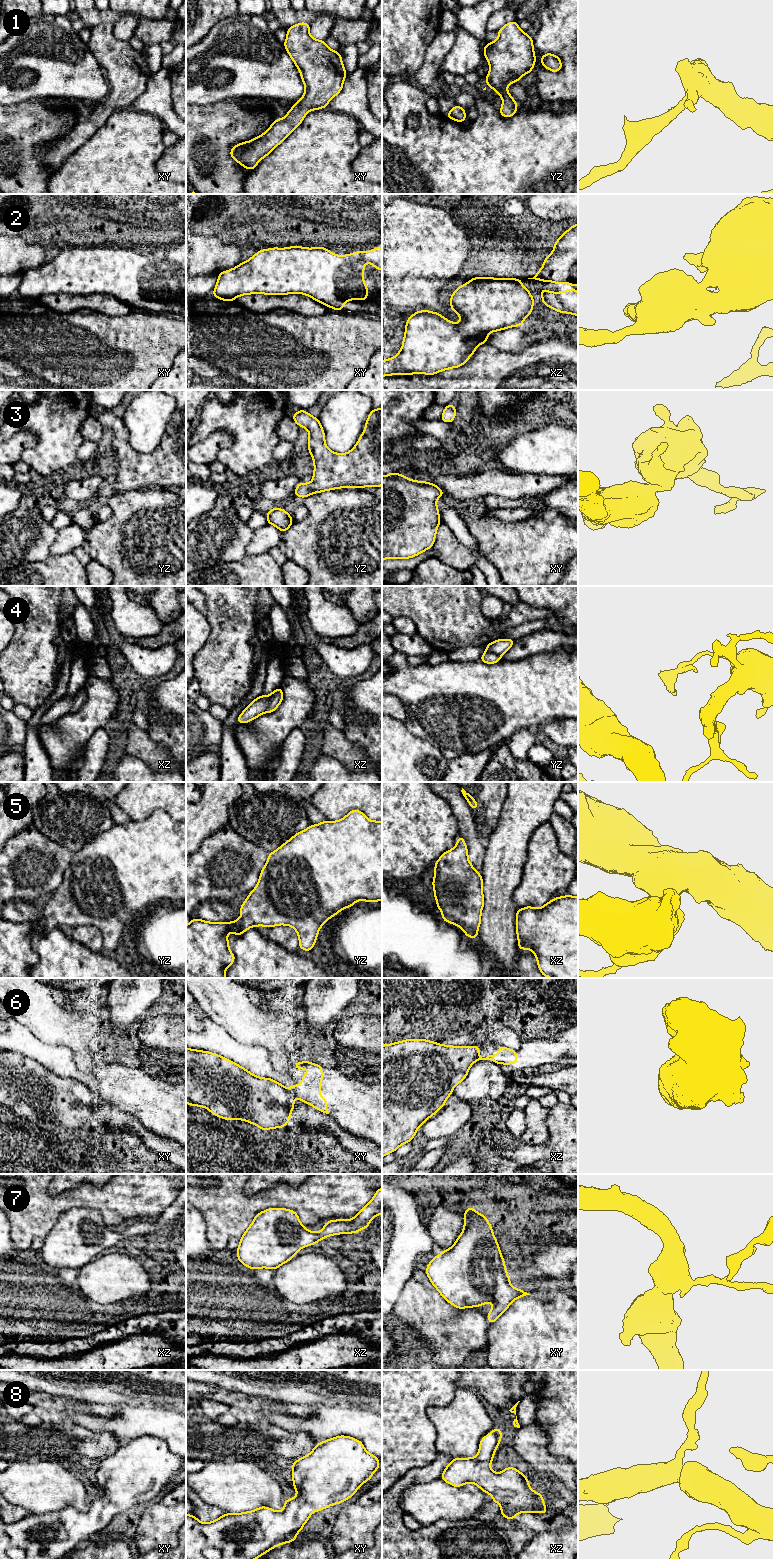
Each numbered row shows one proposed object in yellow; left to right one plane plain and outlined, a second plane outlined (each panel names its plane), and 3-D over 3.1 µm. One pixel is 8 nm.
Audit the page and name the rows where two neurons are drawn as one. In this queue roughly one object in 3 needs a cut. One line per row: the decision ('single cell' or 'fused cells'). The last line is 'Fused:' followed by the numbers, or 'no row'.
1: single cell
2: single cell
3: single cell
4: fused cells
5: single cell
6: fused cells
7: single cell
8: single cell
Fused: 4, 6

